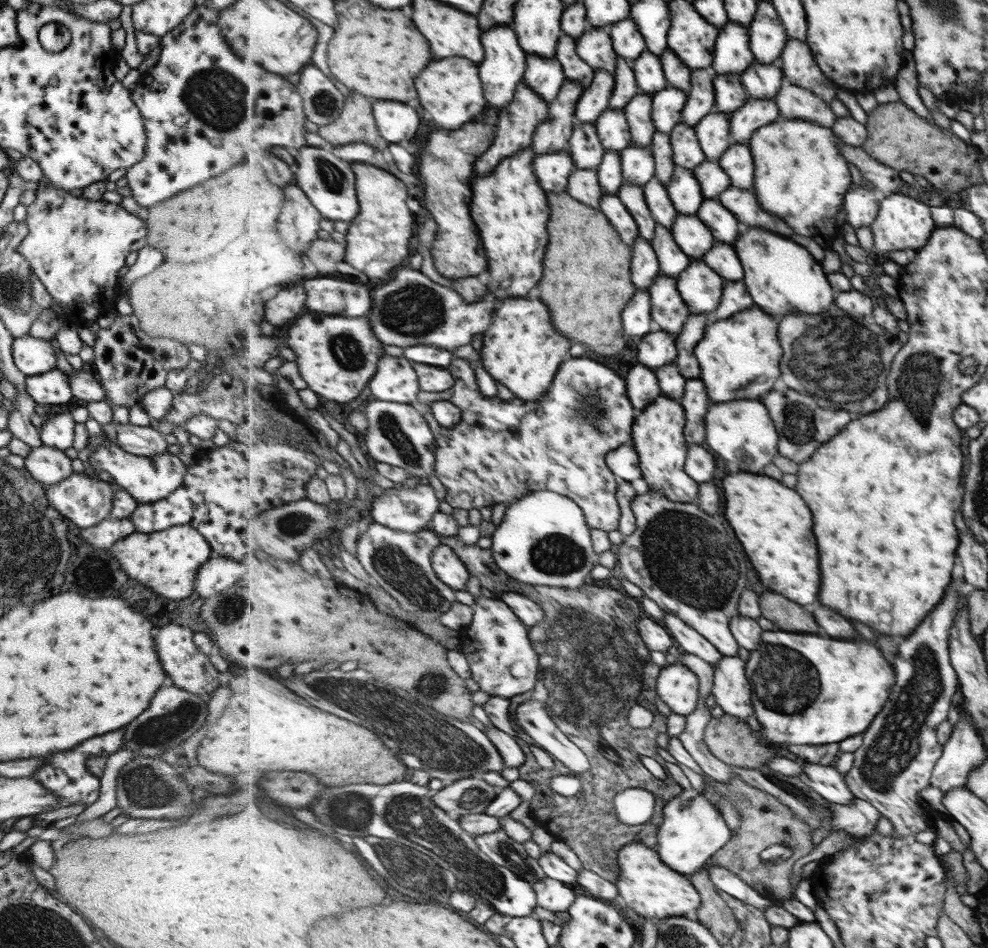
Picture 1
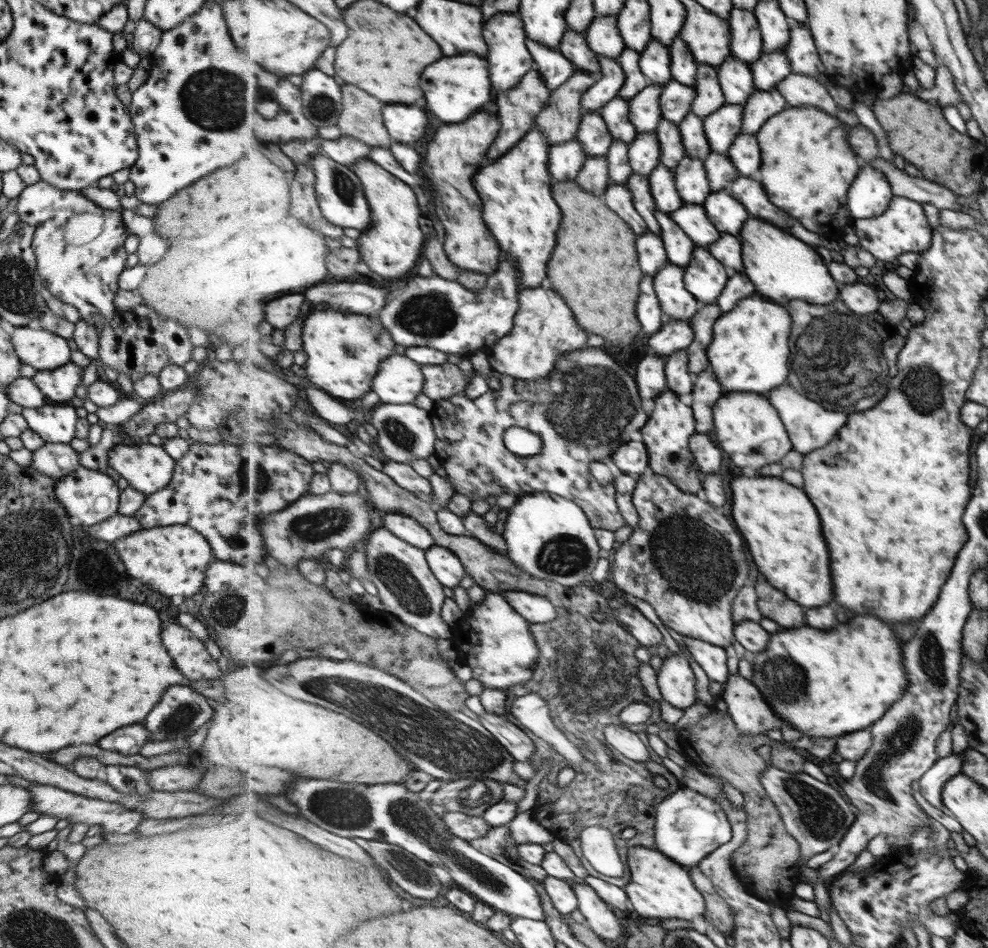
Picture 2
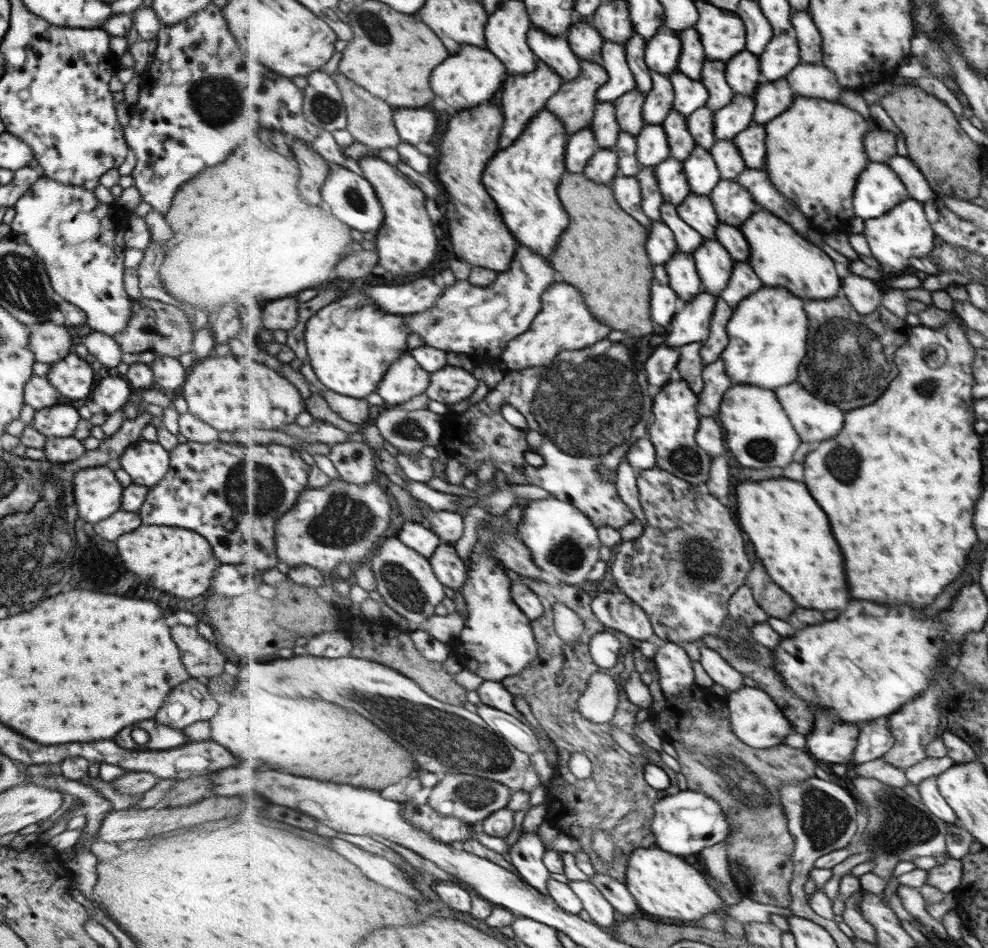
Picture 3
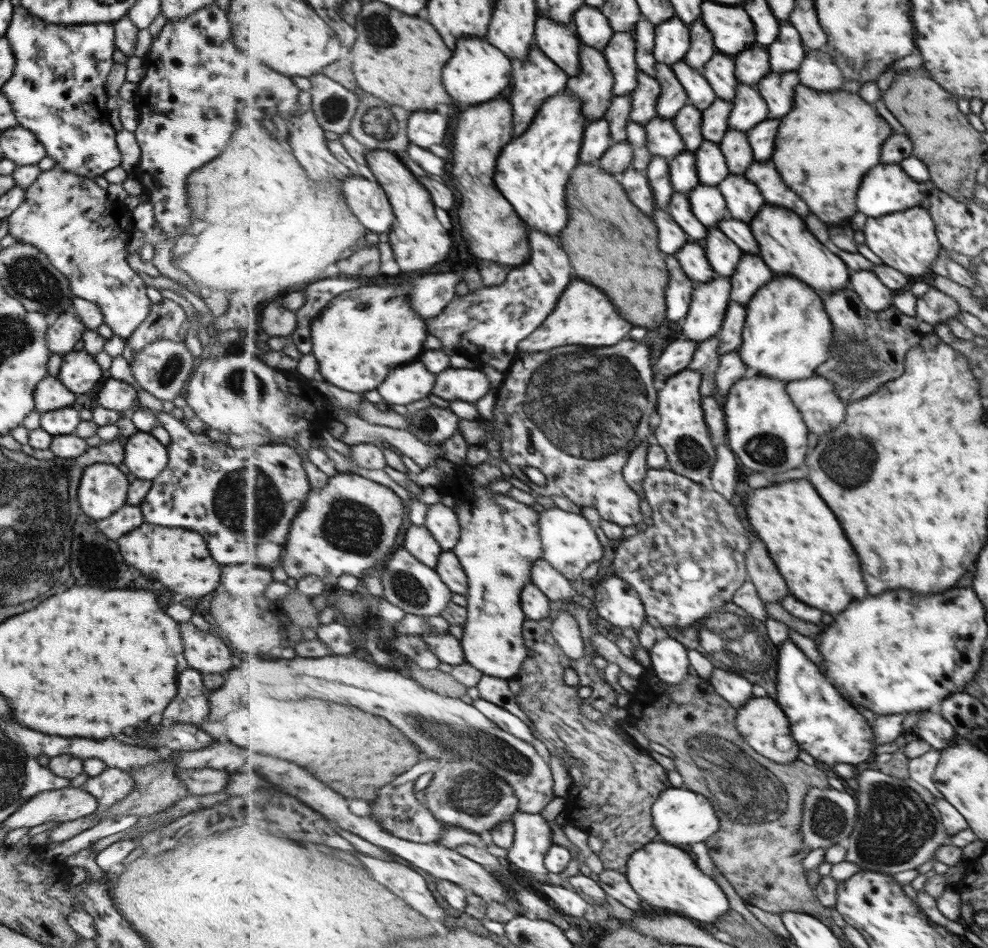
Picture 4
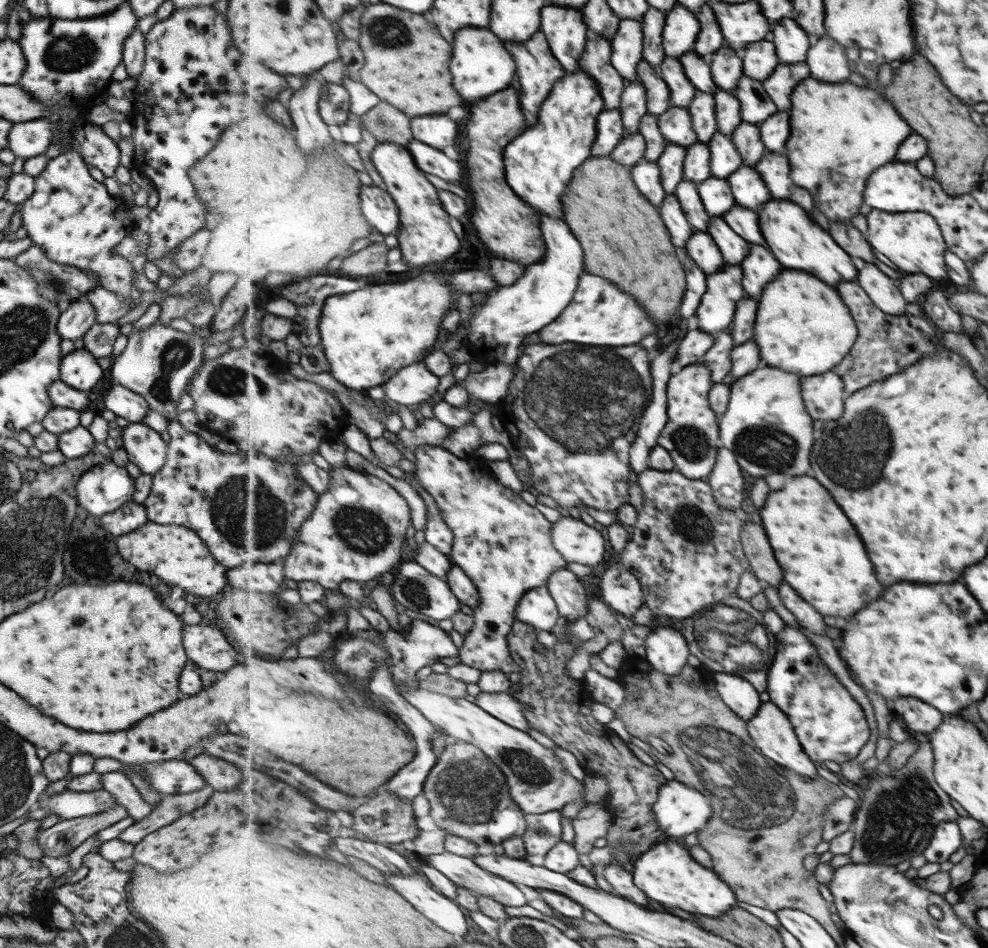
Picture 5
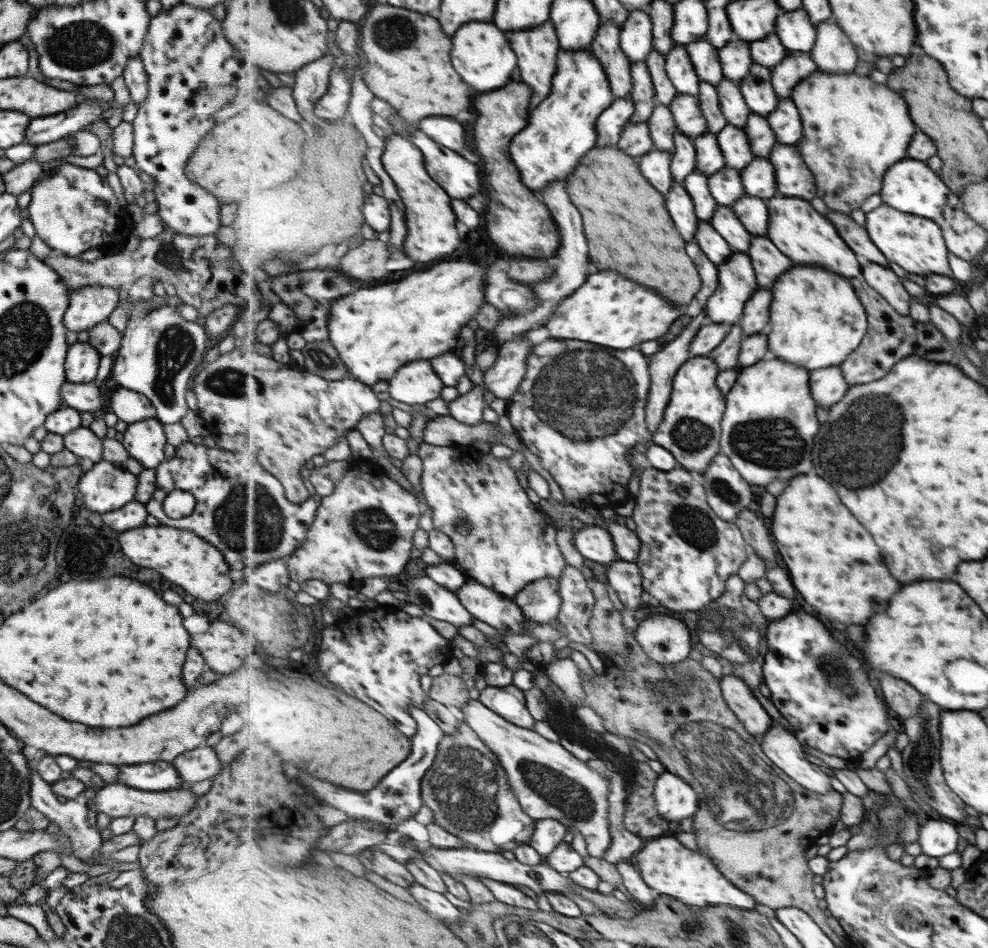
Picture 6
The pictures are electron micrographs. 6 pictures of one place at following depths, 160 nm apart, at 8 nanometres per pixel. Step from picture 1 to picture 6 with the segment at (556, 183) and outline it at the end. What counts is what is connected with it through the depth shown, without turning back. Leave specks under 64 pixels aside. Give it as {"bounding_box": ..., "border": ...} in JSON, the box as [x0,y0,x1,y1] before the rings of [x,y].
{"bounding_box":[597,97,636,146],"border":[[[616,97],[612,106],[609,107],[598,119],[597,146],[617,146],[625,125],[631,121],[631,117],[635,114],[635,111],[636,106],[631,97]]]}

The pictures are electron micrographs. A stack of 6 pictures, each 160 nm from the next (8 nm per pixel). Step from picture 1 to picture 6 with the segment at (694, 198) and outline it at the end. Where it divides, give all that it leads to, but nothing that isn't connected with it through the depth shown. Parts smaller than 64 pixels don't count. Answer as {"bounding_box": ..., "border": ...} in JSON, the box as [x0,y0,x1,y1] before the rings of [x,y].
{"bounding_box":[718,123,757,171],"border":[[[728,123],[718,134],[718,139],[726,158],[726,166],[729,168],[742,171],[757,157],[744,128]]]}

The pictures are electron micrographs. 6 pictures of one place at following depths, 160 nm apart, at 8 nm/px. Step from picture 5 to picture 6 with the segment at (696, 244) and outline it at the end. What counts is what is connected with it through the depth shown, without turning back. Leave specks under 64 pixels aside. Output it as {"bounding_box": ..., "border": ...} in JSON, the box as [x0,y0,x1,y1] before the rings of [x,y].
{"bounding_box":[695,220,735,266],"border":[[[700,220],[695,240],[701,246],[701,250],[707,254],[707,258],[717,266],[727,262],[735,253],[727,240],[710,222]]]}

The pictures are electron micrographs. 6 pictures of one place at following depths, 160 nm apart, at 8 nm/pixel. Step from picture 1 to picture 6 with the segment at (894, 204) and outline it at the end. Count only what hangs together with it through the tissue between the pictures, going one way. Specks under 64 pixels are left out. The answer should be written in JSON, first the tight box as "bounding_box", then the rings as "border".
{"bounding_box":[866,204,951,277],"border":[[[883,204],[866,214],[866,227],[873,244],[877,244],[881,248],[881,252],[887,256],[887,260],[897,262],[905,271],[922,277],[928,274],[951,277],[943,233],[935,221],[907,212],[900,212]]]}

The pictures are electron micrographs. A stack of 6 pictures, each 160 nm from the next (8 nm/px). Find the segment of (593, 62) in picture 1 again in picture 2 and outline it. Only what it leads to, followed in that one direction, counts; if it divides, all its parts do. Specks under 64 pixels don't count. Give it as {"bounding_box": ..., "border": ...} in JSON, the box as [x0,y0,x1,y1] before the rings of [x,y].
{"bounding_box":[585,15,627,59],"border":[[[597,15],[585,33],[589,46],[598,56],[605,55],[618,59],[624,54],[627,45],[618,27],[617,15]]]}

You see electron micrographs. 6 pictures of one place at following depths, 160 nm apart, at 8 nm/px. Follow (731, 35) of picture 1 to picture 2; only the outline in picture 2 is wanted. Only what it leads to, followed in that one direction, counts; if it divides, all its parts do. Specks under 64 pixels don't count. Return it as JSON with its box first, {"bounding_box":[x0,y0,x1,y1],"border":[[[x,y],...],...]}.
{"bounding_box":[729,7,764,64],"border":[[[735,7],[729,18],[732,28],[732,54],[747,64],[755,63],[764,53],[764,36],[756,13]]]}

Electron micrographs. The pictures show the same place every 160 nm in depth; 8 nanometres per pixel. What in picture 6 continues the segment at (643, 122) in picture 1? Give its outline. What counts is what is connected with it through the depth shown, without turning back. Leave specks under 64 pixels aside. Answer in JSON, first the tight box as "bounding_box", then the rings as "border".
{"bounding_box":[666,44,700,96],"border":[[[676,44],[666,56],[666,69],[680,94],[698,96],[700,93],[699,73],[691,60],[688,45]]]}

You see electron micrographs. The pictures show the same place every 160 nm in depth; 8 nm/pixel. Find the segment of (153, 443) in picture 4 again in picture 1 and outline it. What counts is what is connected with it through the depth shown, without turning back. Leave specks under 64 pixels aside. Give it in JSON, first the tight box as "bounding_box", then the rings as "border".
{"bounding_box":[86,439,186,504],"border":[[[104,439],[102,443],[89,456],[86,467],[93,468],[95,475],[106,474],[111,480],[131,495],[135,502],[149,504],[164,499],[170,492],[181,486],[186,466],[177,455],[161,453],[149,456],[135,456],[121,450],[114,442]]]}

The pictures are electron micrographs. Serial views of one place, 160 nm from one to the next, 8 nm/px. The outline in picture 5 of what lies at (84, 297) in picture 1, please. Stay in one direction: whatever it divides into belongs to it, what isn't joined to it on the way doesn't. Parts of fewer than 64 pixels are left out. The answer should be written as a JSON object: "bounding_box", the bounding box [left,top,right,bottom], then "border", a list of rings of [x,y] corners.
{"bounding_box":[19,151,141,309],"border":[[[65,151],[48,159],[45,168],[33,180],[33,193],[21,204],[22,208],[19,210],[20,227],[25,229],[26,236],[33,245],[36,245],[48,260],[99,273],[102,280],[98,281],[97,286],[125,297],[130,302],[130,309],[136,306],[141,292],[131,283],[134,273],[131,263],[113,254],[113,248],[117,248],[122,237],[129,235],[136,226],[133,220],[129,220],[129,212],[126,212],[126,203],[122,198],[110,196],[102,183],[93,180],[87,173],[86,164],[75,151]]]}

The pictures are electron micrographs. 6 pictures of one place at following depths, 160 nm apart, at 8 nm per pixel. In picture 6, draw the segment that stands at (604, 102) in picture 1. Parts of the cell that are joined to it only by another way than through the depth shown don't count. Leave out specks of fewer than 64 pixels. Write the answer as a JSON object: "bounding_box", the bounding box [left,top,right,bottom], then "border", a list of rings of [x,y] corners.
{"bounding_box":[622,10,654,62],"border":[[[634,10],[622,26],[622,49],[636,62],[645,61],[654,51],[653,19],[648,10]]]}

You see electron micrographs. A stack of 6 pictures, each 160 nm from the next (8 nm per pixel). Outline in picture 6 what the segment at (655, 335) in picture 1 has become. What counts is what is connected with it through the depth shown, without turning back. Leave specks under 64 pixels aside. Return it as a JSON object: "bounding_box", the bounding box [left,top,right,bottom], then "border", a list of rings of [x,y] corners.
{"bounding_box":[706,253,761,324],"border":[[[734,253],[720,264],[719,286],[706,306],[712,323],[741,324],[747,302],[761,288],[756,270],[748,254]]]}

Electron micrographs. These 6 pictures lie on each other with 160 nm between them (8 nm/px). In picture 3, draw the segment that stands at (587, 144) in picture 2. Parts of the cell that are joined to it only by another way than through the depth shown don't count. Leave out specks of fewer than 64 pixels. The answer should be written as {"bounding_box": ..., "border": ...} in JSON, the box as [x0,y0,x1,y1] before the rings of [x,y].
{"bounding_box":[590,102,621,149],"border":[[[615,102],[599,103],[596,115],[590,124],[600,148],[613,149],[618,143],[621,127],[617,120]]]}

